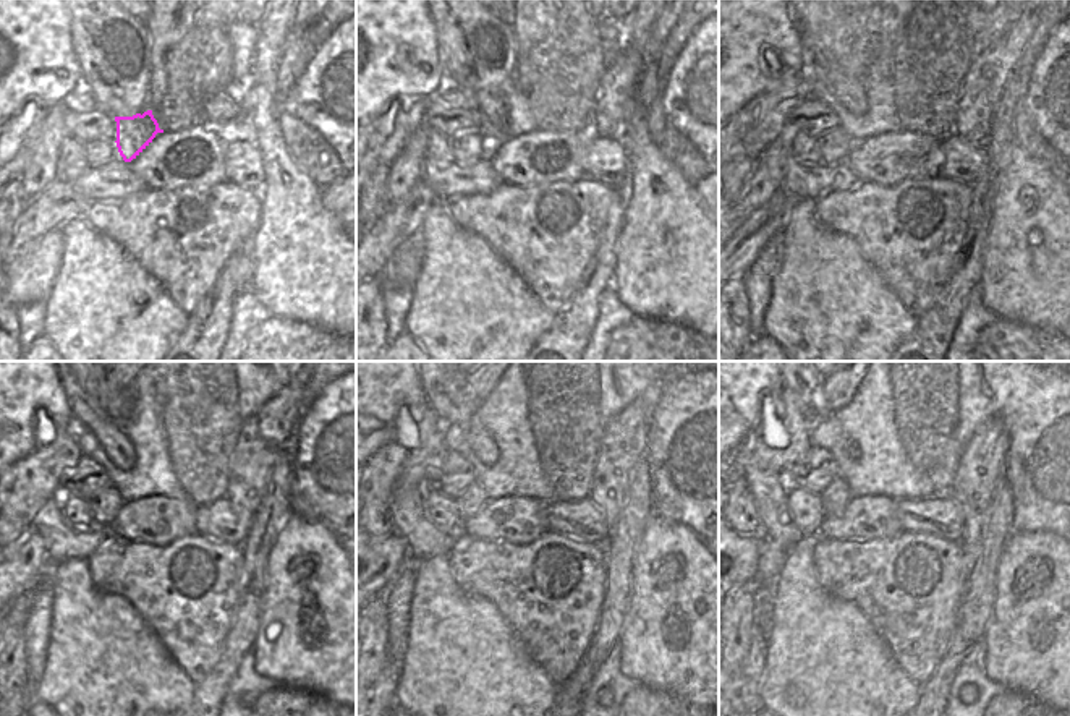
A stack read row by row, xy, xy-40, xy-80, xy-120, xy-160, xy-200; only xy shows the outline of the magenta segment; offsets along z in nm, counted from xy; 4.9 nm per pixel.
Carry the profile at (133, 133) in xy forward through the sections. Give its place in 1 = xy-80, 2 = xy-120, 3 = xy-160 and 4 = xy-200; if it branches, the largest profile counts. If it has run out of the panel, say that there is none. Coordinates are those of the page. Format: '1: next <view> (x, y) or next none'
1: next xy-80 (849, 91)
2: next xy-120 (84, 407)
3: next xy-160 (447, 394)
4: next xy-200 (805, 394)

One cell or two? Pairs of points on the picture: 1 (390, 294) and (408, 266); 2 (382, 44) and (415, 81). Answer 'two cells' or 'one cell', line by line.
1: two cells
2: one cell

